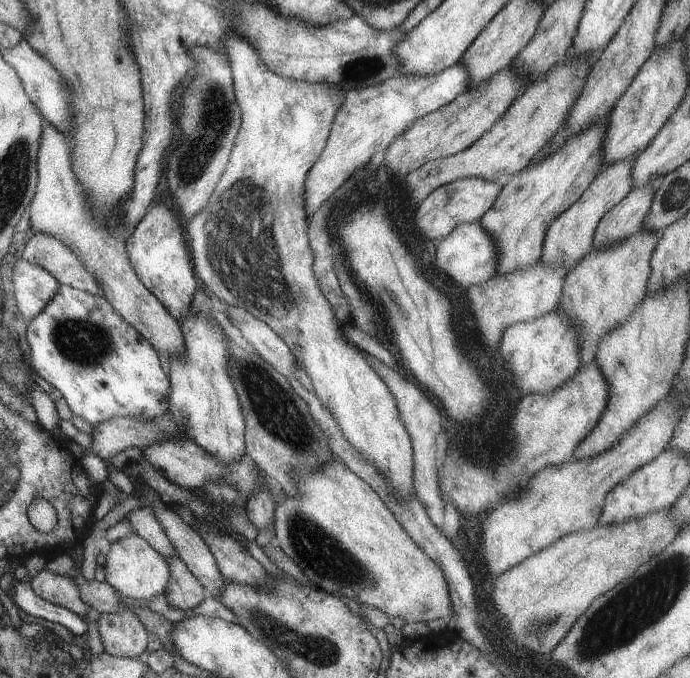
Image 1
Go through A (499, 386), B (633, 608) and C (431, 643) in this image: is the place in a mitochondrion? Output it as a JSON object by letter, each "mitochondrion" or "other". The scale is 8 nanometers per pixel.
{"A":"other","B":"mitochondrion","C":"other"}

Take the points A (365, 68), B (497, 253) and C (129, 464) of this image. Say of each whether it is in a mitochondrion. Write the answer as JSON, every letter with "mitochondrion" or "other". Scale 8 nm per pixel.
{"A":"mitochondrion","B":"other","C":"other"}

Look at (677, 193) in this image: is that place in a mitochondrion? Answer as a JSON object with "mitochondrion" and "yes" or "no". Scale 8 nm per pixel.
{"mitochondrion":"yes"}

